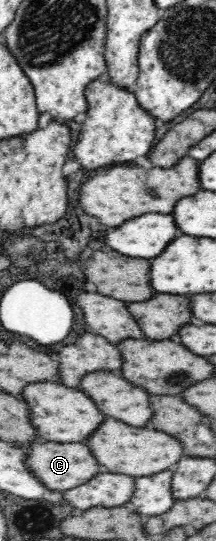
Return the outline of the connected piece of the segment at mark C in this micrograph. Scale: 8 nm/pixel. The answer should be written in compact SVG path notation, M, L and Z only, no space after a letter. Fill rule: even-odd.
M33 442L31 447L31 453L28 453L29 459L27 459L30 471L35 473L37 479L43 481L43 485L52 489L53 491L64 492L68 489L73 489L77 485L83 485L86 481L89 481L91 477L95 477L103 471L97 458L93 457L91 449L83 443L37 443Z

